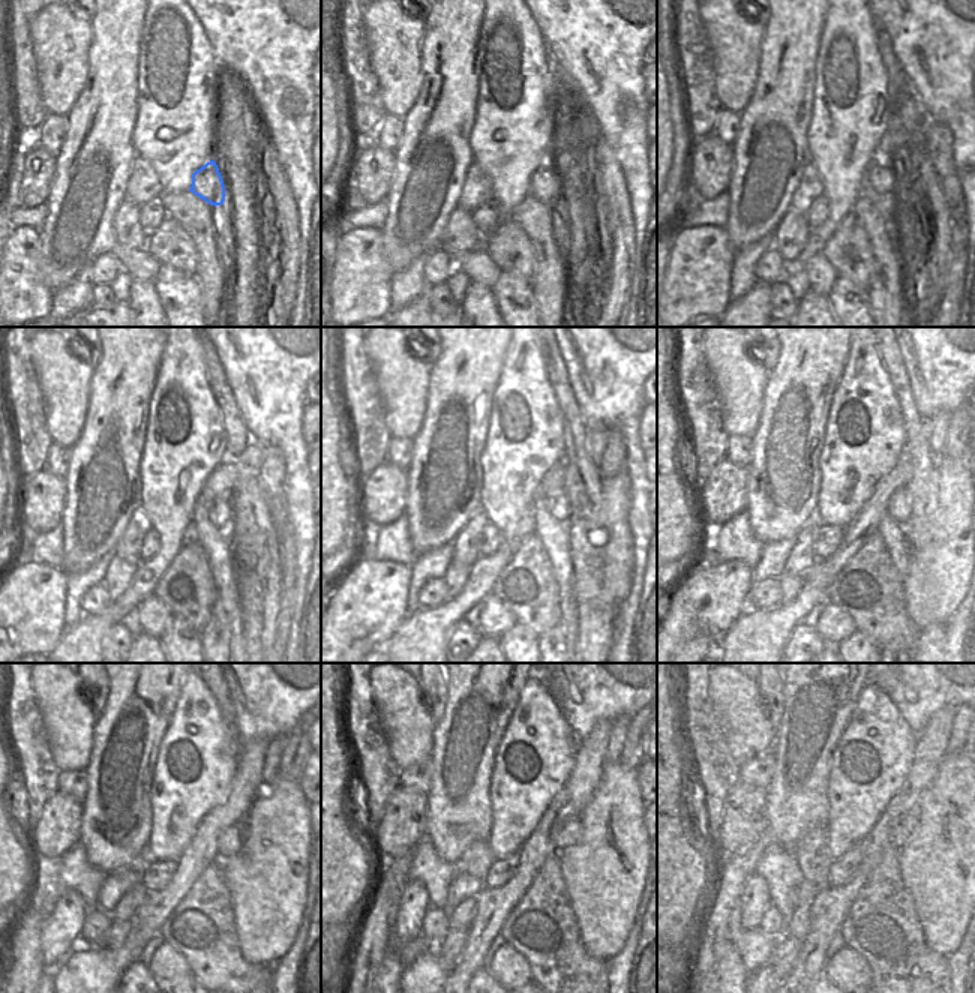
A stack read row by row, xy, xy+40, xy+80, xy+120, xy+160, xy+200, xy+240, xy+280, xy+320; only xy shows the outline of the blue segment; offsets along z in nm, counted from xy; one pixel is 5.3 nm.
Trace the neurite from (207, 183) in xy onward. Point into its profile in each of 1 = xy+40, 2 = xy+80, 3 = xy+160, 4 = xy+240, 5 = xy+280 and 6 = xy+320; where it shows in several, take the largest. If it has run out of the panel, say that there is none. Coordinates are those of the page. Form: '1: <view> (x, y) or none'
1: xy+40 (546, 182)
2: xy+80 (884, 176)
3: xy+160 (558, 506)
4: xy+240 (230, 842)
5: xy+280 (570, 833)
6: xy+320 (906, 825)

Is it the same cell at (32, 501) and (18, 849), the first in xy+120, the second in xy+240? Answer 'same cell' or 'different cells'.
different cells

